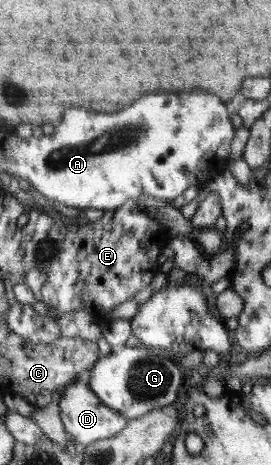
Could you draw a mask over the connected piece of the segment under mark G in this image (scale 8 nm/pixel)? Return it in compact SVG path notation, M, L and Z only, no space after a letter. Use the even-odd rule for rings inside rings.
M124 346L99 360L92 368L87 382L108 407L124 414L129 420L134 420L180 399L178 391L182 381L187 378L172 360L148 351L147 346Z

